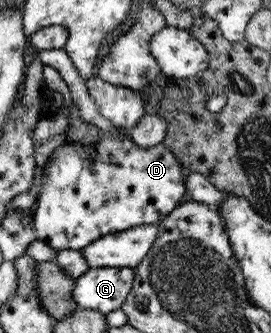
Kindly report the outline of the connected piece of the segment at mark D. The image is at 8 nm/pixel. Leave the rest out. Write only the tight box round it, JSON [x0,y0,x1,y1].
[31,132,186,252]

